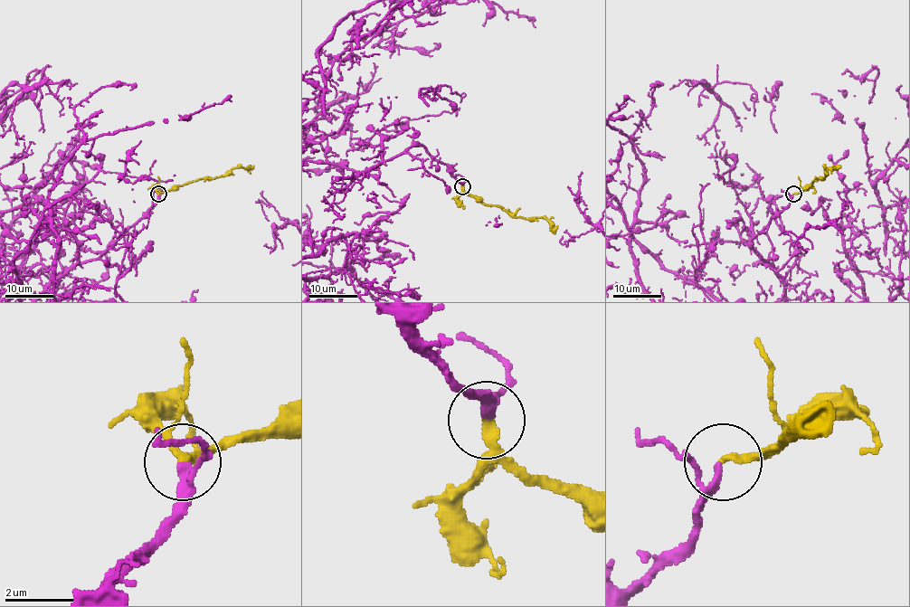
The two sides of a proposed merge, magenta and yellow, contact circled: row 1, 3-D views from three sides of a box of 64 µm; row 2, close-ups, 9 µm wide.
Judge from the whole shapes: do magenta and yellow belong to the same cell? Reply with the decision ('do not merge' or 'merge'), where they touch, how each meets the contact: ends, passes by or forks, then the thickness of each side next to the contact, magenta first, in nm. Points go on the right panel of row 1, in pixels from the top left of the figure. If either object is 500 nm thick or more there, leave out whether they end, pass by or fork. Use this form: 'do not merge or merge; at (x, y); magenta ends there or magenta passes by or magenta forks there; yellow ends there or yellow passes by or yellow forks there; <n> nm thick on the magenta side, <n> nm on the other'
merge; at (793, 194); magenta passes by; yellow ends there; 190 nm thick on the magenta side, 240 nm on the other

